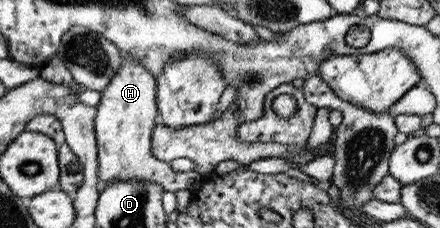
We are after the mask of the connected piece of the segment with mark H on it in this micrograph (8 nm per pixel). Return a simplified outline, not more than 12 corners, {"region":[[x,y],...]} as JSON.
{"region":[[129,54],[93,120],[99,182],[191,188],[196,170],[153,158],[155,79]]}

